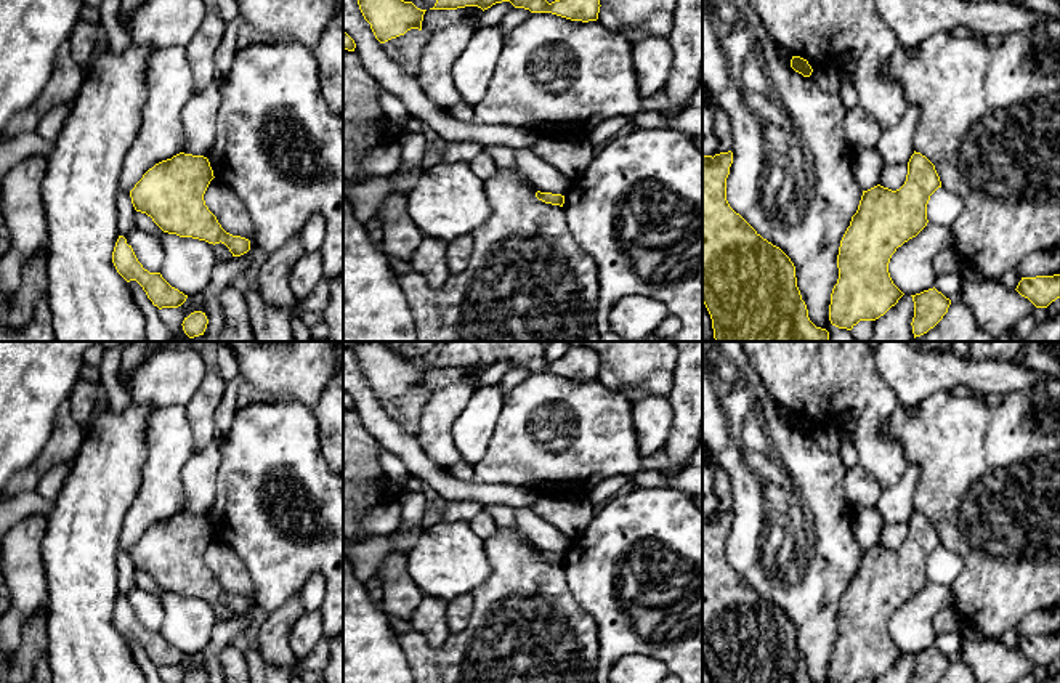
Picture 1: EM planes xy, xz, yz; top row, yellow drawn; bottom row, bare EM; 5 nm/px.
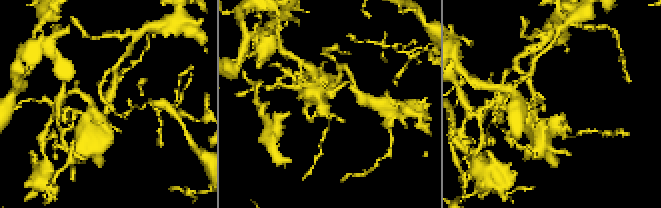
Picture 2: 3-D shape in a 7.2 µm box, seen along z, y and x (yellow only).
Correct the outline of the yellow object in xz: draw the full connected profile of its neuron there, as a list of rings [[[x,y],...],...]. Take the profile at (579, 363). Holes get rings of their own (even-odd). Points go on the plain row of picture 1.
[[[444,342],[430,369],[478,366],[484,370],[502,361],[531,372],[552,372],[582,382],[597,380],[601,366],[598,354],[584,345],[568,348],[563,358],[548,362],[544,342]]]

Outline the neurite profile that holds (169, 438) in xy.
[[[184,406],[154,409],[146,428],[141,487],[123,518],[119,550],[130,552],[149,527],[183,511],[181,471],[192,454],[194,438]]]

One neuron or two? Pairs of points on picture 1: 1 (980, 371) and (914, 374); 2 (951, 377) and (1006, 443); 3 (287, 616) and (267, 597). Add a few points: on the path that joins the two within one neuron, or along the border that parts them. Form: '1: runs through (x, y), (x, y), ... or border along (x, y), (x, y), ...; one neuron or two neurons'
1: runs through (964, 374), (930, 374); one neuron
2: border along (962, 390), (935, 390), (926, 398); two neurons
3: border along (299, 592), (268, 613); two neurons

